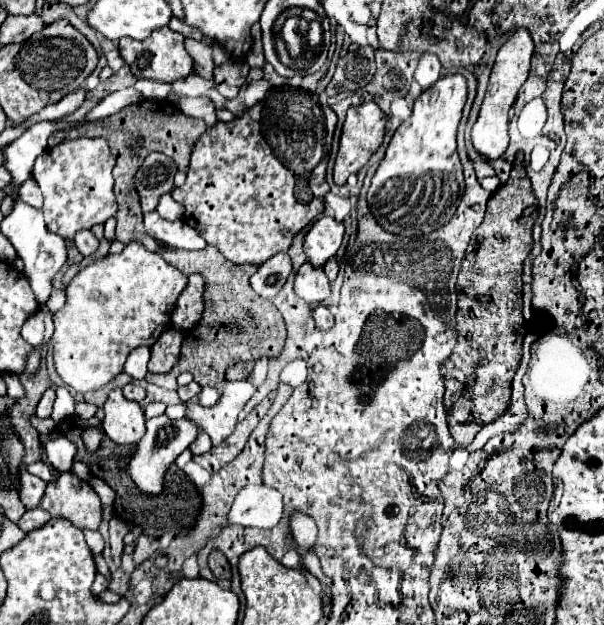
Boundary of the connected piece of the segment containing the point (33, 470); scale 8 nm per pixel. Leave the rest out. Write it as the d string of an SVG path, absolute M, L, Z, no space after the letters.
M38 460L38 462L30 464L30 466L28 466L28 472L30 472L30 474L34 474L34 476L38 476L38 478L42 478L44 482L50 482L50 480L52 480L50 466L48 466L46 462L42 462L42 460Z

